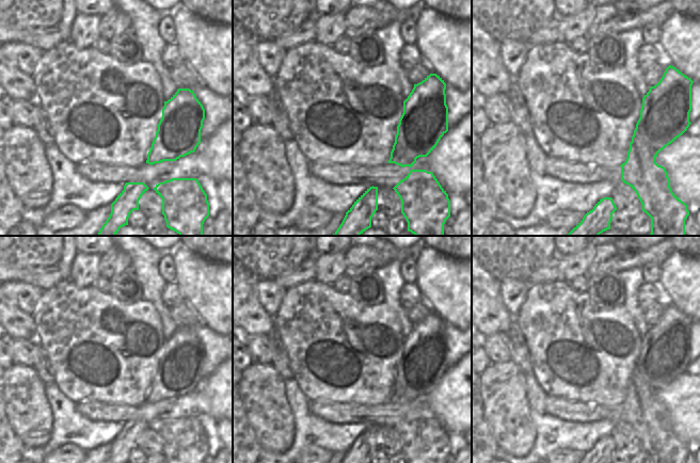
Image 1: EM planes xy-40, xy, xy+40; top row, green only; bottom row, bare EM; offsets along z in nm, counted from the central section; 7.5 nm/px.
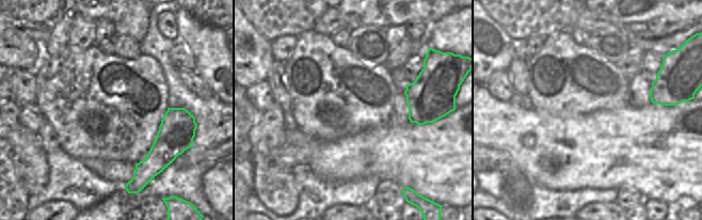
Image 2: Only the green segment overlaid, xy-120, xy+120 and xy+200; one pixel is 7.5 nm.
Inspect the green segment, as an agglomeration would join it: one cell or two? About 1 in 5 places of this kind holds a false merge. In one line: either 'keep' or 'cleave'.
cleave

